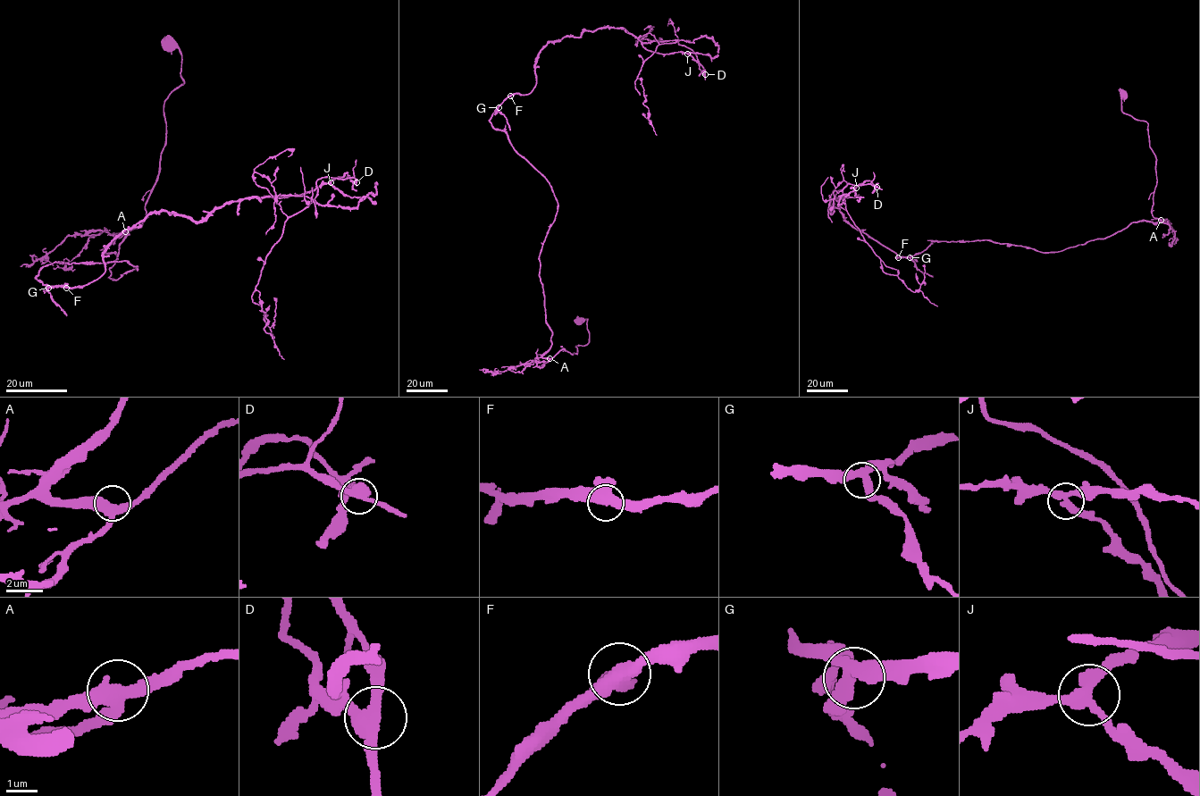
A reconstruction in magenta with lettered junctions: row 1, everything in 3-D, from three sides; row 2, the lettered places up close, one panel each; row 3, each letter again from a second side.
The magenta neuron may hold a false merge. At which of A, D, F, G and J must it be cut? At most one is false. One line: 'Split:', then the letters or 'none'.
Split: D

